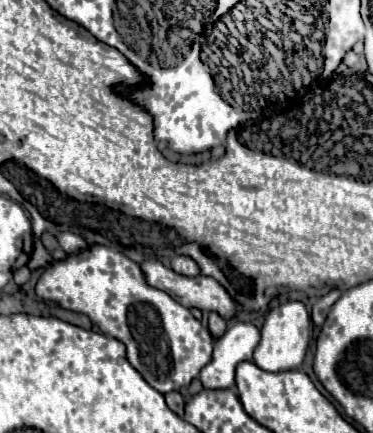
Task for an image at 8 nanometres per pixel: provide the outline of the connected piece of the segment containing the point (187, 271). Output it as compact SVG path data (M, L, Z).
M175 256L171 260L171 268L183 276L199 276L199 266L189 256Z

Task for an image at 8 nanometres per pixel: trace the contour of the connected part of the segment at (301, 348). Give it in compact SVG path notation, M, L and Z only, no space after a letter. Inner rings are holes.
M287 300L279 308L275 308L275 310L271 308L269 314L265 316L265 322L261 328L261 340L259 340L255 356L253 356L255 364L269 372L299 368L305 358L305 352L307 352L307 344L309 344L309 336L311 336L309 332L311 332L311 316L301 300Z

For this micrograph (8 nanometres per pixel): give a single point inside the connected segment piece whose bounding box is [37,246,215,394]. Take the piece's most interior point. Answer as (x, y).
(165, 344)

